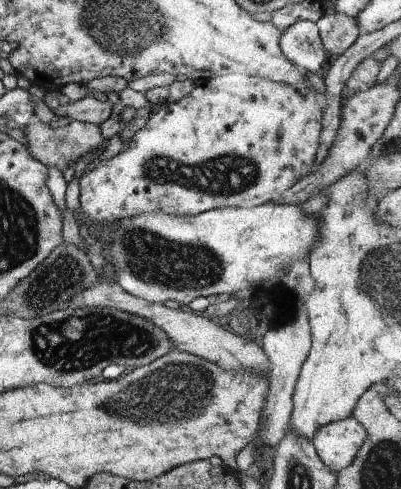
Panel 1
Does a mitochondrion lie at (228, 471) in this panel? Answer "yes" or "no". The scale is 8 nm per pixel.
no

